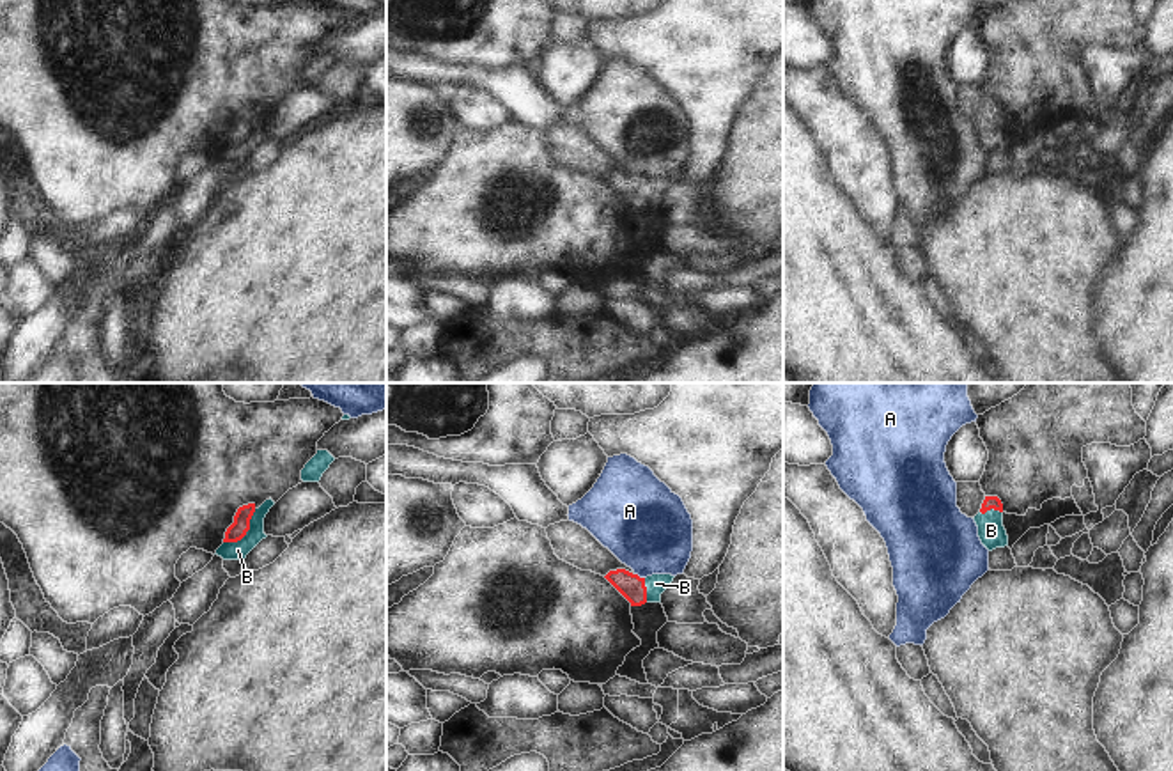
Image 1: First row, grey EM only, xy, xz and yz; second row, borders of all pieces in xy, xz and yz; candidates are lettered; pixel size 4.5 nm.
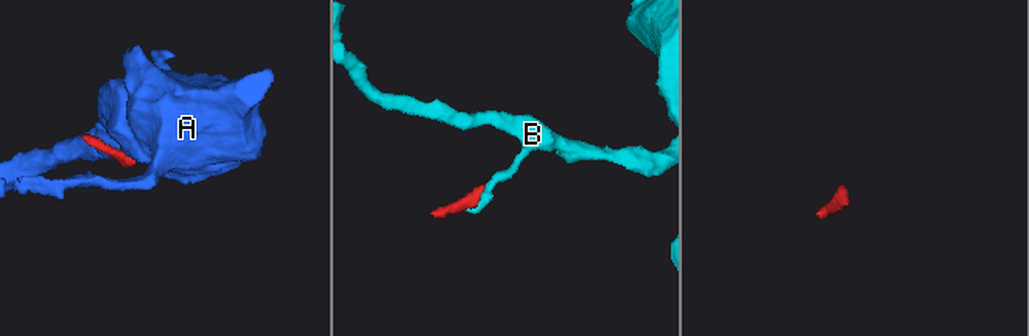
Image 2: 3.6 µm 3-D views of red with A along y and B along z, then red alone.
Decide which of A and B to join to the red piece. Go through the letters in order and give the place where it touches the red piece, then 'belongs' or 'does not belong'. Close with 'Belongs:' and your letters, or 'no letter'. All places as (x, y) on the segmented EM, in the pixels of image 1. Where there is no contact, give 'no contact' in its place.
A: xz (638, 576) | does not belong
B: xy (247, 530) | belongs
Belongs: B

